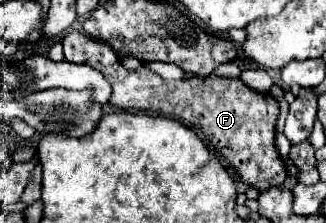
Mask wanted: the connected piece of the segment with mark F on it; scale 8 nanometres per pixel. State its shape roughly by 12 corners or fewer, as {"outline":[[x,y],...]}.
{"outline":[[85,32],[65,60],[109,80],[111,106],[201,132],[259,192],[281,186],[279,102],[239,78],[167,82]]}

